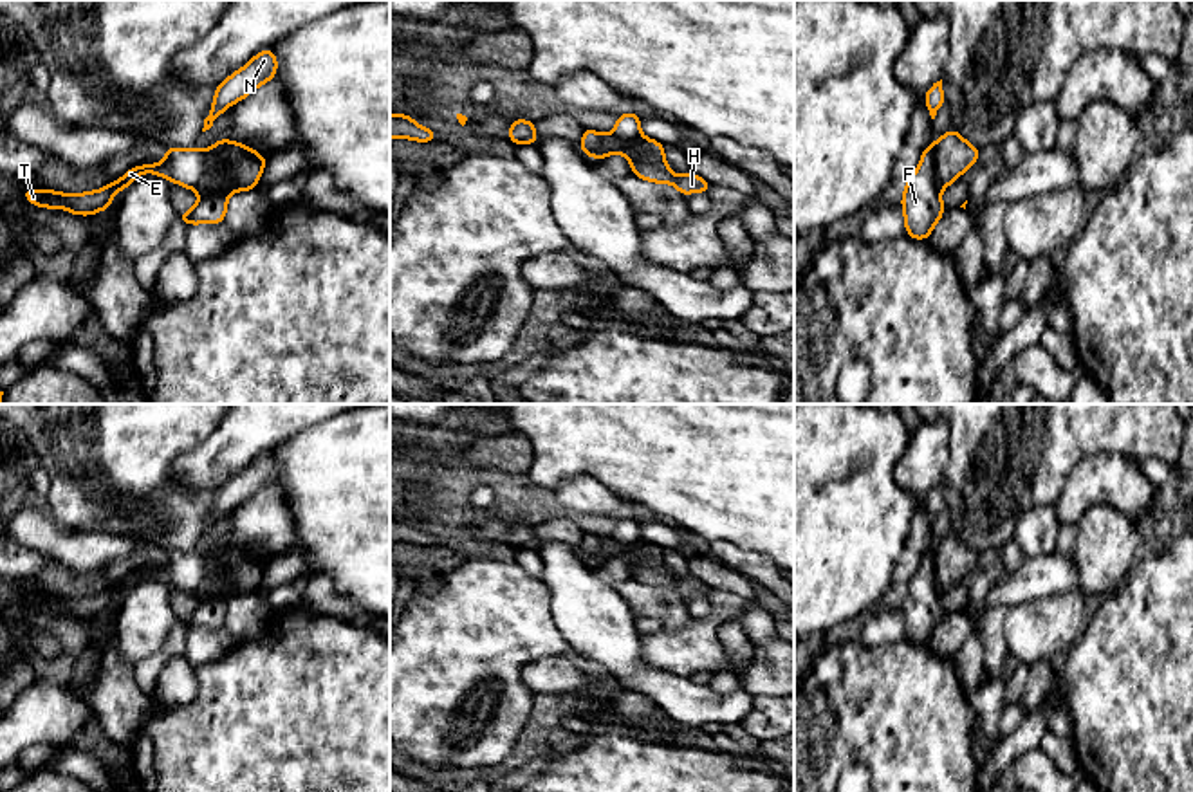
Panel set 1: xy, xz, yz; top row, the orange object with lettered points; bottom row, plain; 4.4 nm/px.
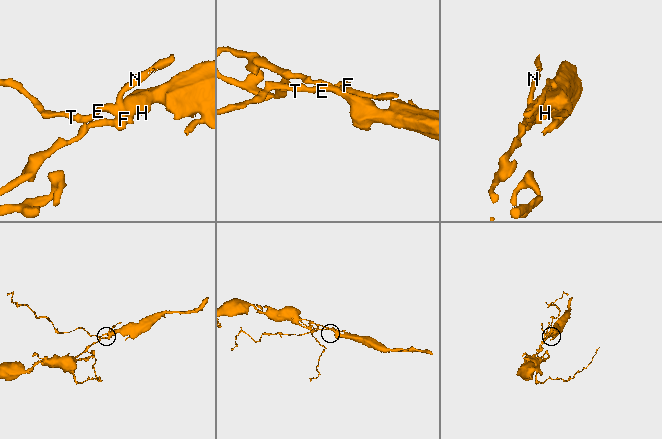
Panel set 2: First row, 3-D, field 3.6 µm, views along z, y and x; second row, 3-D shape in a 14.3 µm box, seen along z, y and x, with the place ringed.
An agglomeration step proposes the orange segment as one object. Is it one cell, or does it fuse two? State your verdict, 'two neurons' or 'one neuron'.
two neurons

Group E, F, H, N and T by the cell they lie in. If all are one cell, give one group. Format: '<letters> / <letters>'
E H T / F N

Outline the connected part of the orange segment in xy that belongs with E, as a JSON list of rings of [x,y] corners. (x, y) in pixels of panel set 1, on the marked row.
[[[220,139],[211,150],[164,146],[166,159],[159,164],[144,162],[128,168],[108,186],[88,193],[58,193],[54,189],[23,188],[22,195],[38,207],[63,207],[70,215],[92,216],[106,211],[117,191],[125,191],[139,175],[153,173],[182,188],[206,191],[222,186],[229,191],[253,191],[269,157],[236,141]]]

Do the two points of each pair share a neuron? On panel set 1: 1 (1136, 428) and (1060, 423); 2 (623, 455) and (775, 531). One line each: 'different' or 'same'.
1: same
2: same

